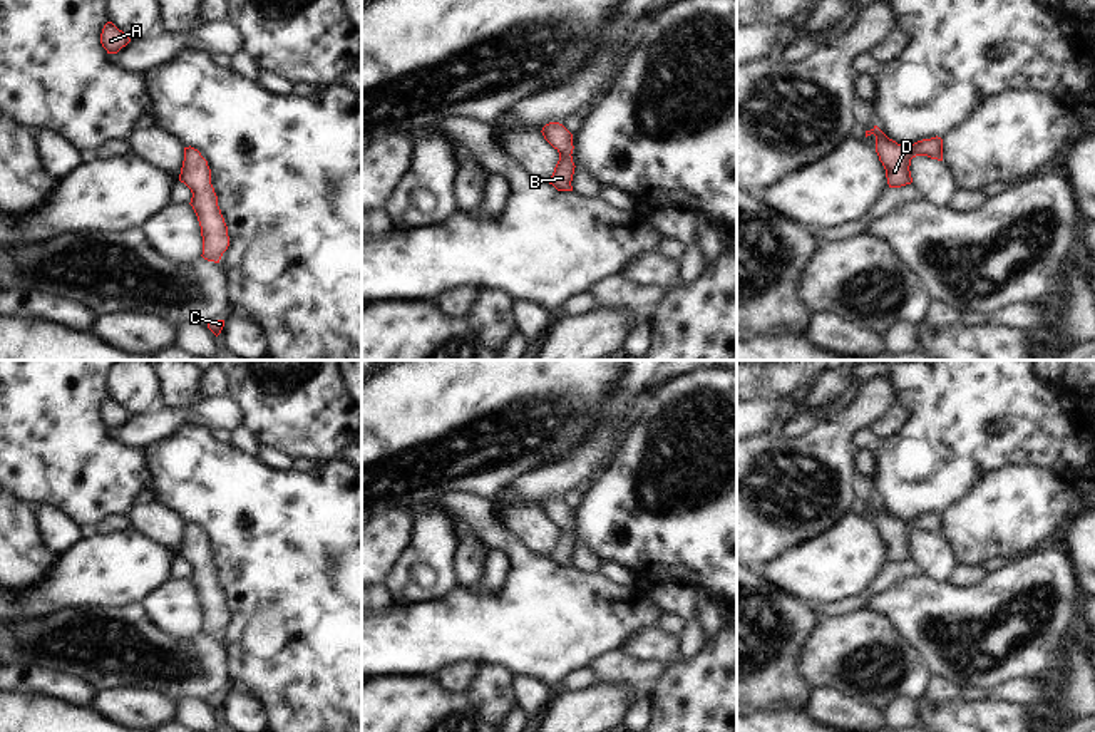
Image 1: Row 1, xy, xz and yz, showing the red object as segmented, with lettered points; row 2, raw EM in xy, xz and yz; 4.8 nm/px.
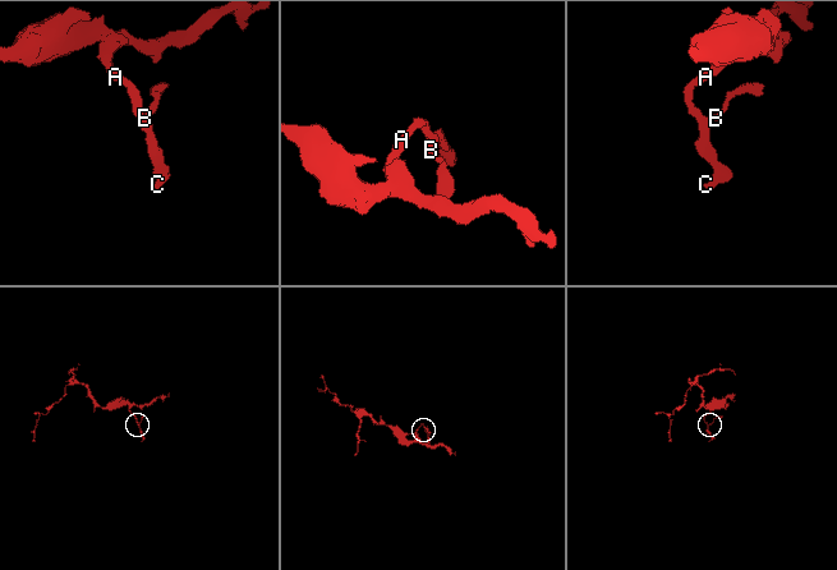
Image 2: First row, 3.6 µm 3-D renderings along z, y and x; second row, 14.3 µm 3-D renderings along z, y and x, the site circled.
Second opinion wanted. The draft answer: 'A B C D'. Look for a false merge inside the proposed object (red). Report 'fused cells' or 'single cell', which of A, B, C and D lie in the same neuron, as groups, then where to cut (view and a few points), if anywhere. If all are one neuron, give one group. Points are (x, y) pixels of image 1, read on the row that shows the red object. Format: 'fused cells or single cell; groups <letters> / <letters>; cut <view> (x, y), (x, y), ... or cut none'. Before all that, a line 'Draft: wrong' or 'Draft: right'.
Draft: right
single cell; groups A B C D; cut none

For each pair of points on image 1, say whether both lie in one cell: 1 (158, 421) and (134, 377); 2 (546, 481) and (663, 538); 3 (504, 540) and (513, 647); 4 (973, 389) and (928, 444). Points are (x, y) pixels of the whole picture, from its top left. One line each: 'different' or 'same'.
1: different
2: different
3: same
4: same

